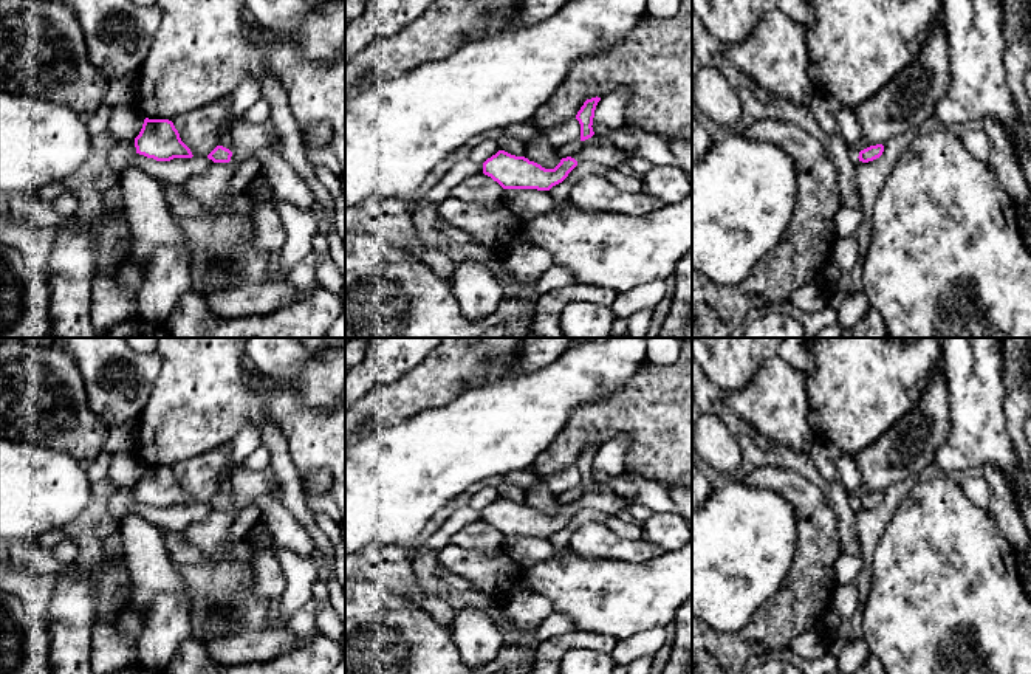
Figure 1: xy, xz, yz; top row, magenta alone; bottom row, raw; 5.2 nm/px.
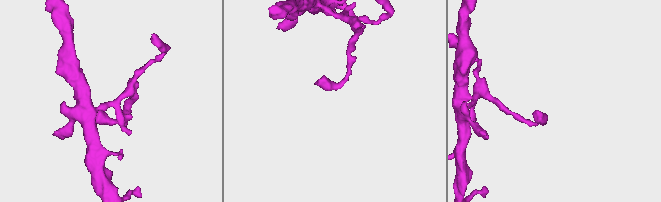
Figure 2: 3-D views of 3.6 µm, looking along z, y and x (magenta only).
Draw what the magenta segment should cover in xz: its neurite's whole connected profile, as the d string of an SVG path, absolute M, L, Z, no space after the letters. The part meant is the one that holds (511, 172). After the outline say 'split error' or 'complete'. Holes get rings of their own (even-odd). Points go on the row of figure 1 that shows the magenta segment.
M498 150L483 163L483 174L497 181L503 189L550 191L562 183L576 166L577 161L567 156L554 169L545 169L525 156Z; complete

